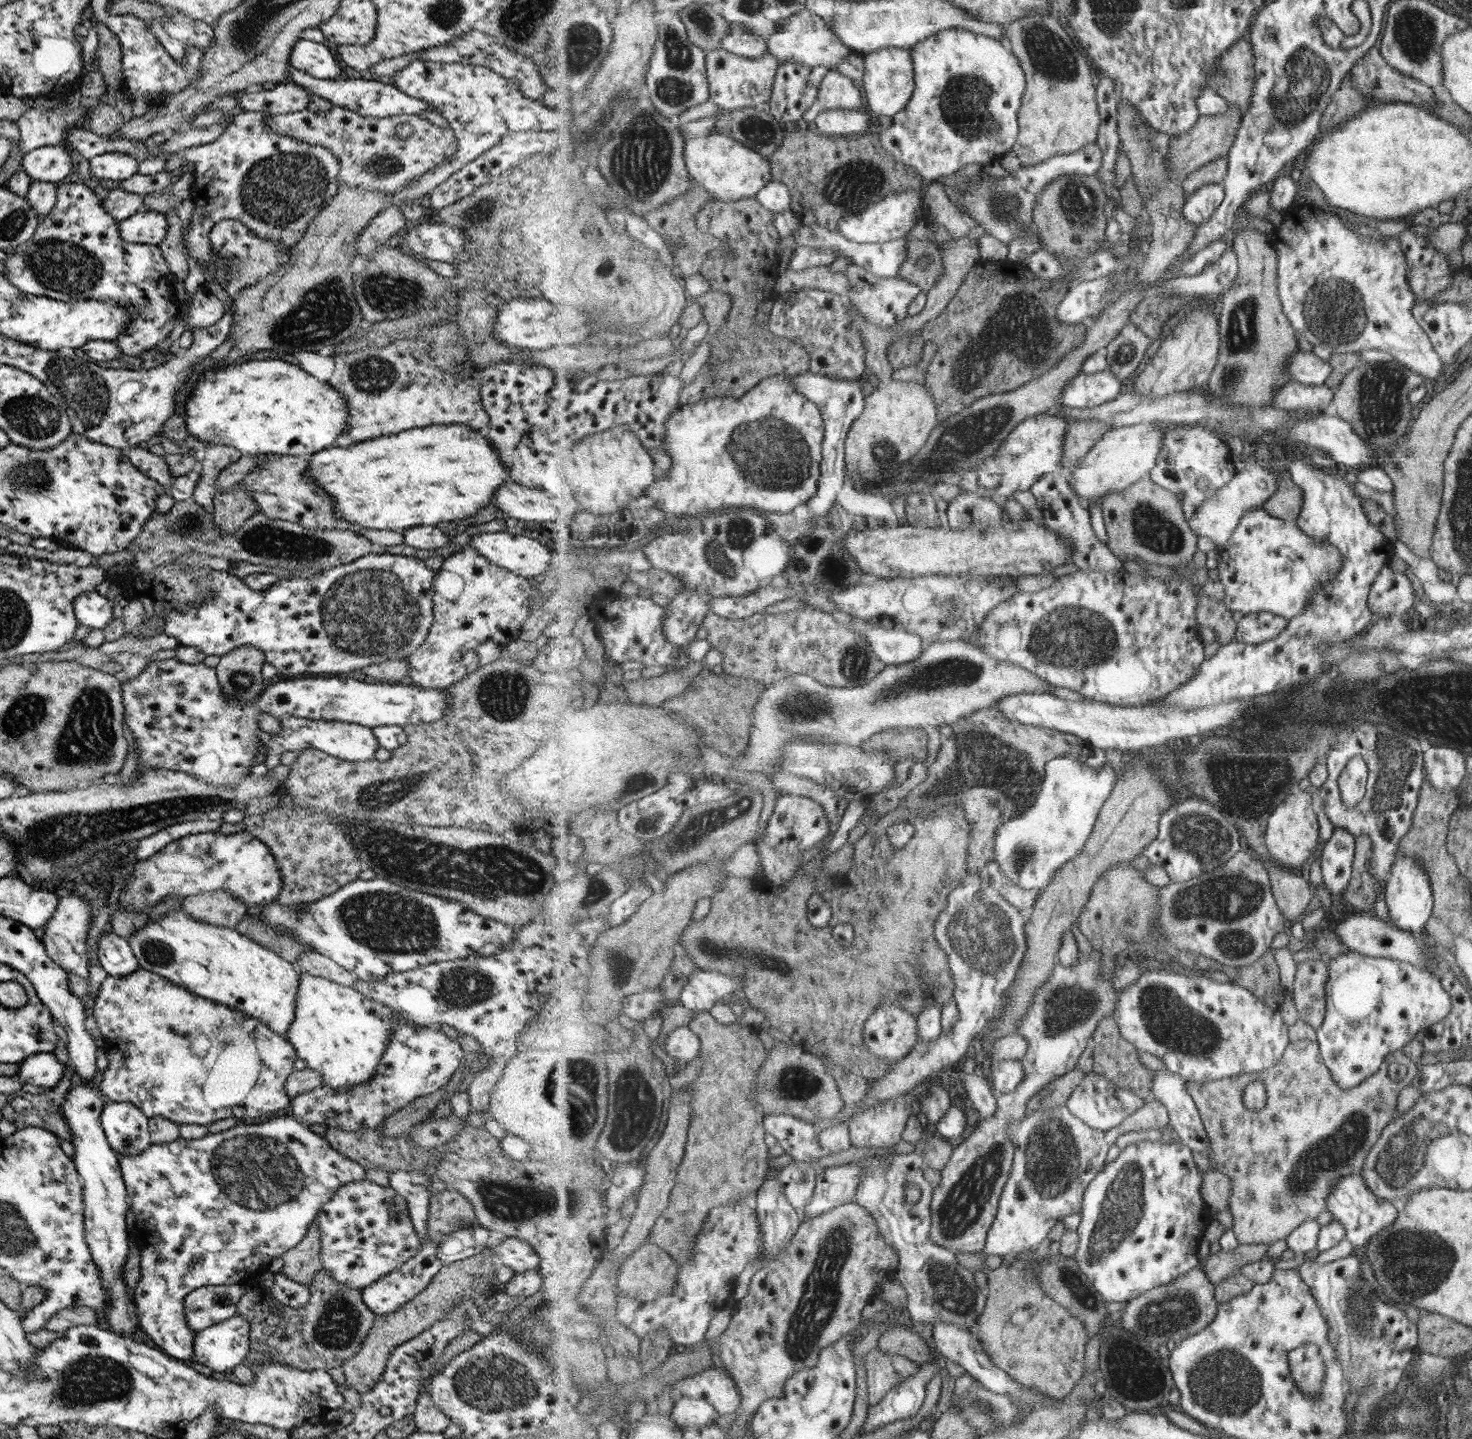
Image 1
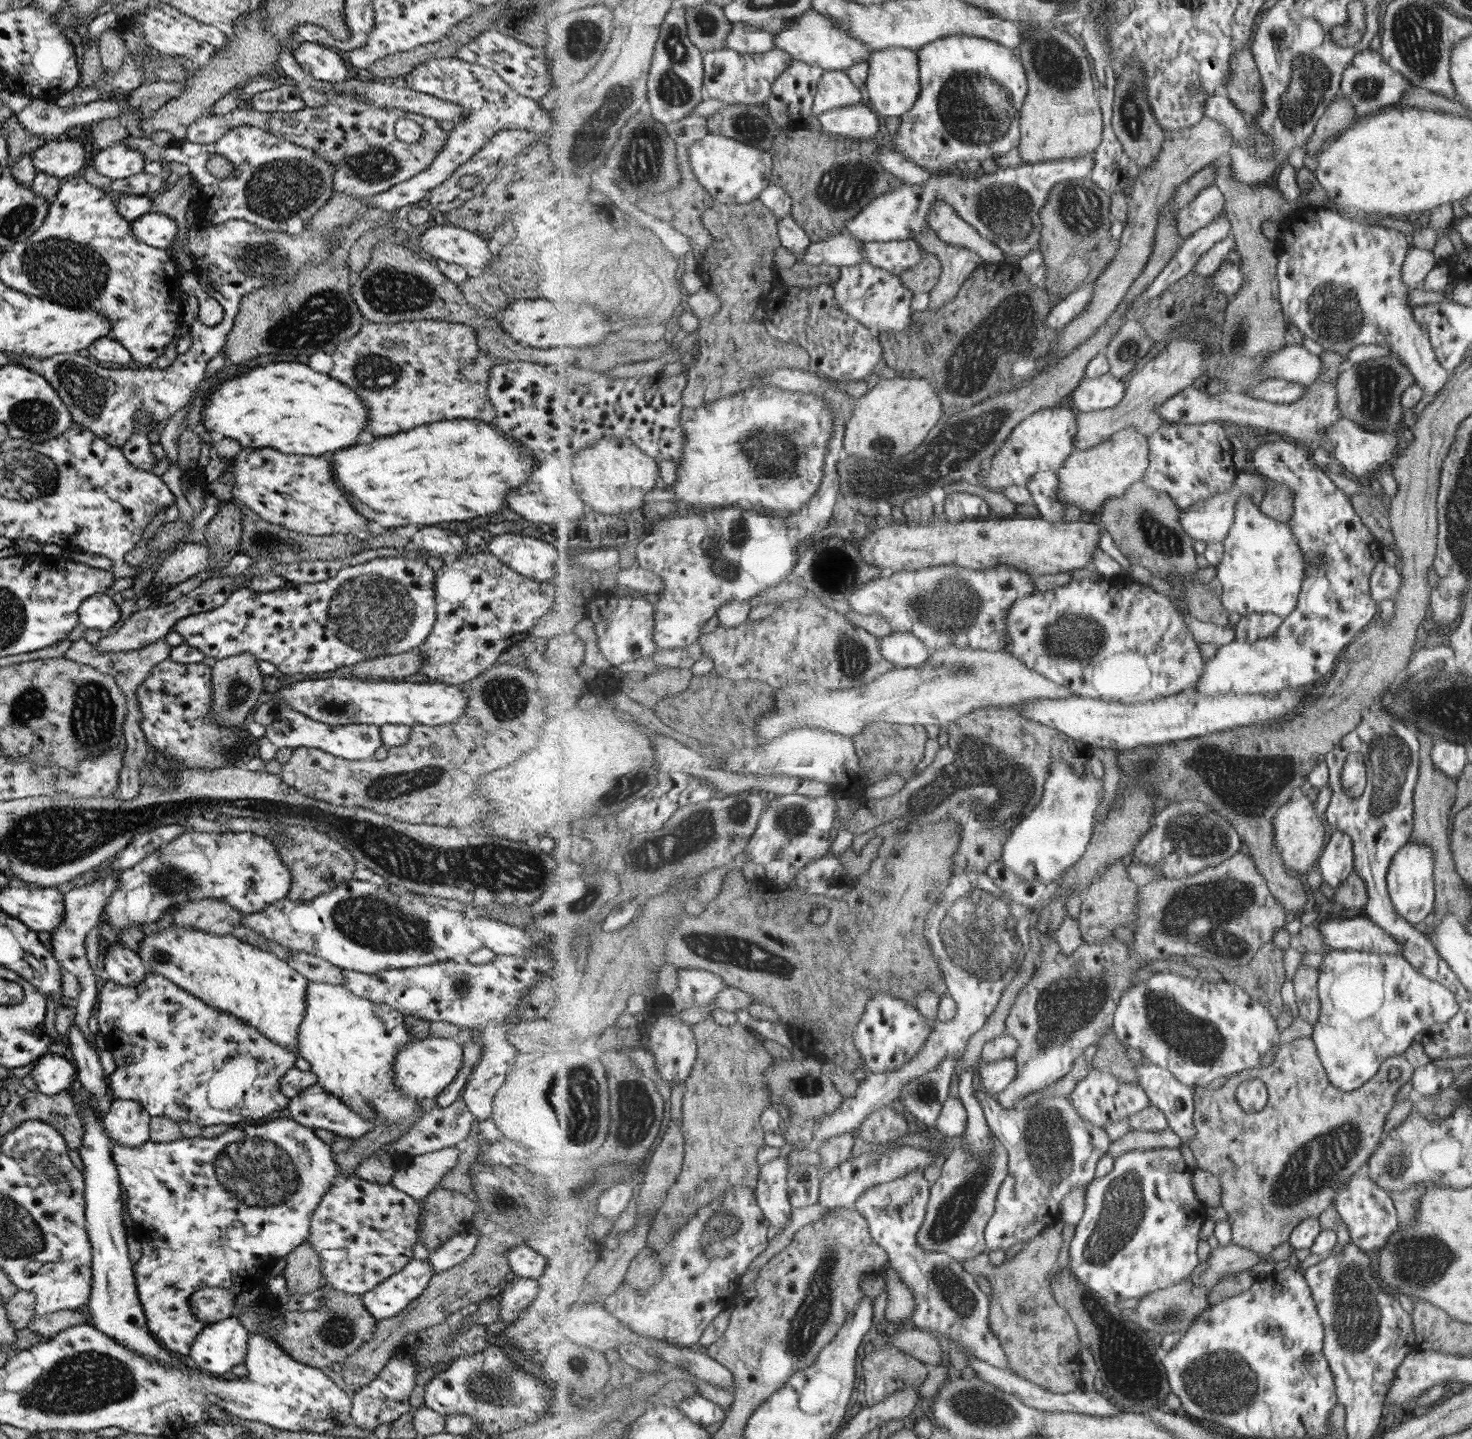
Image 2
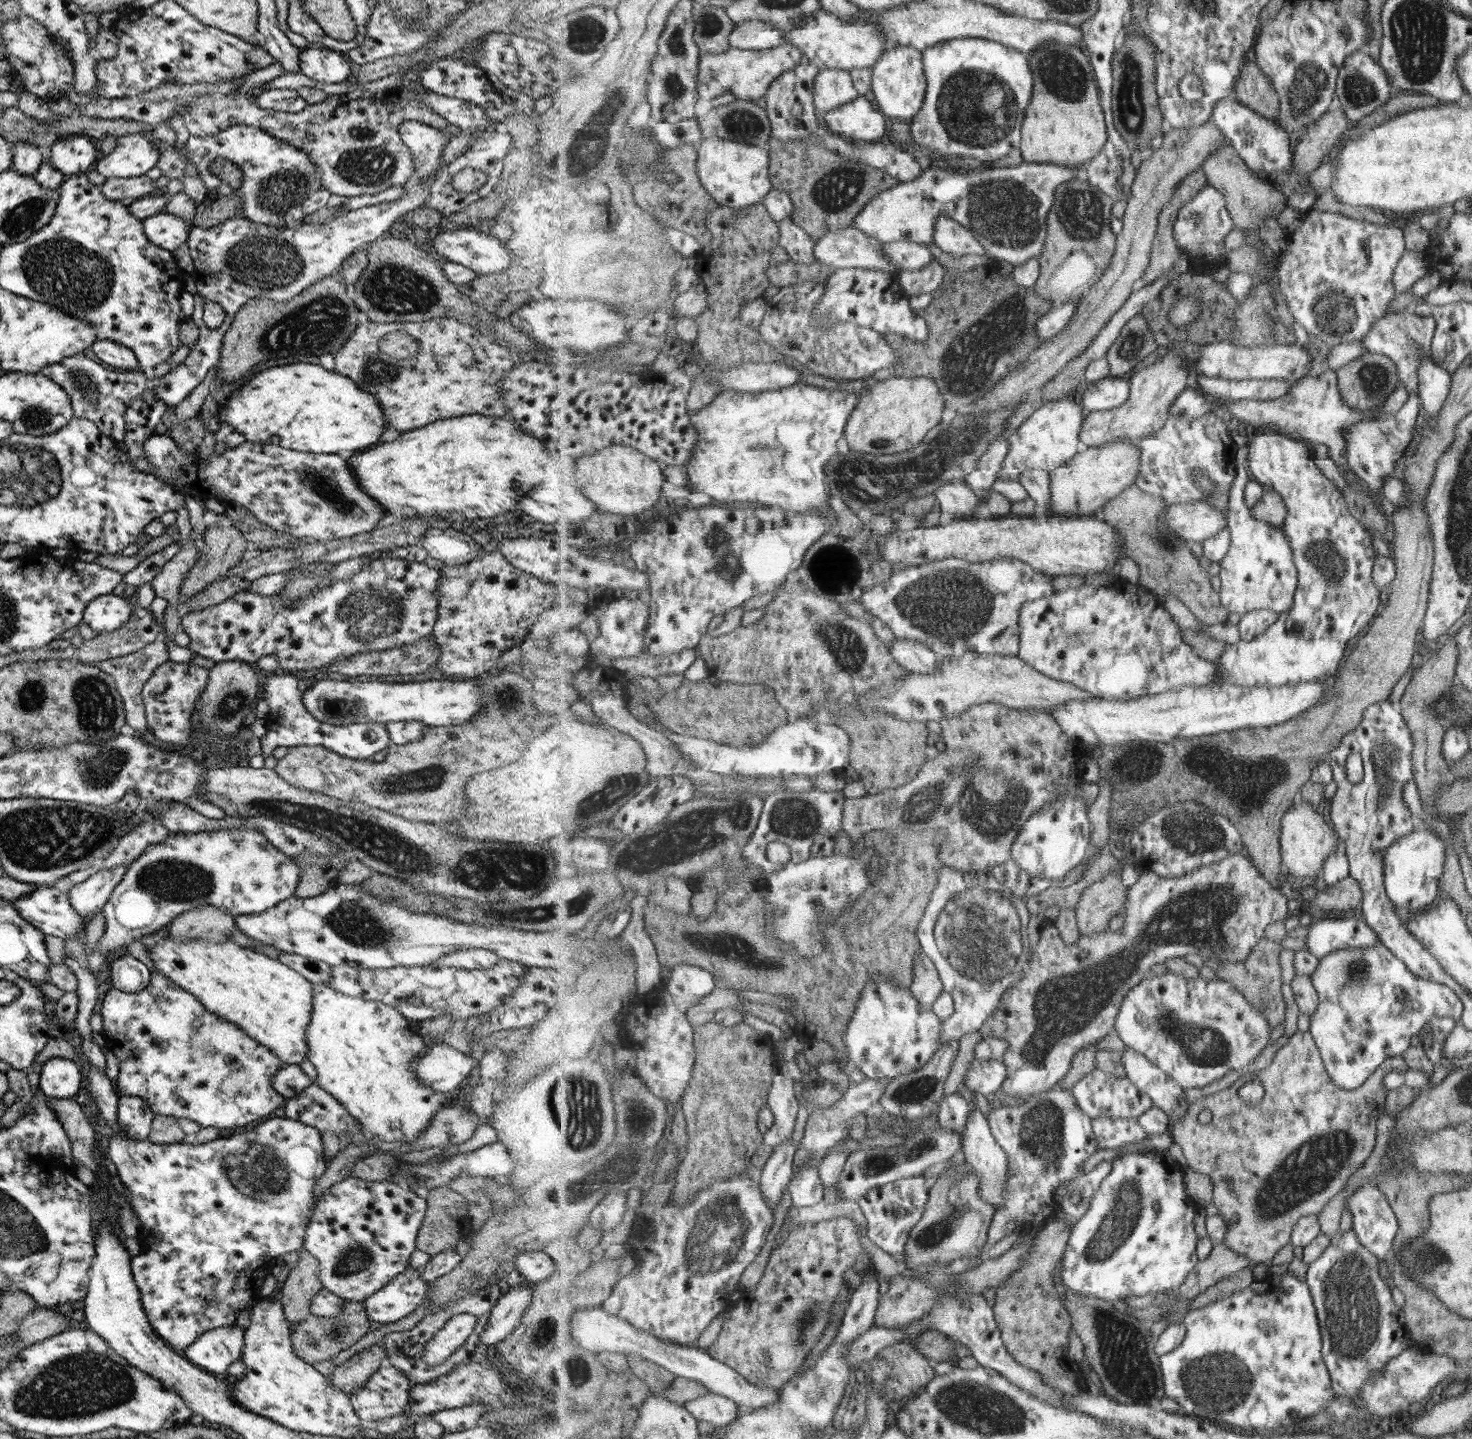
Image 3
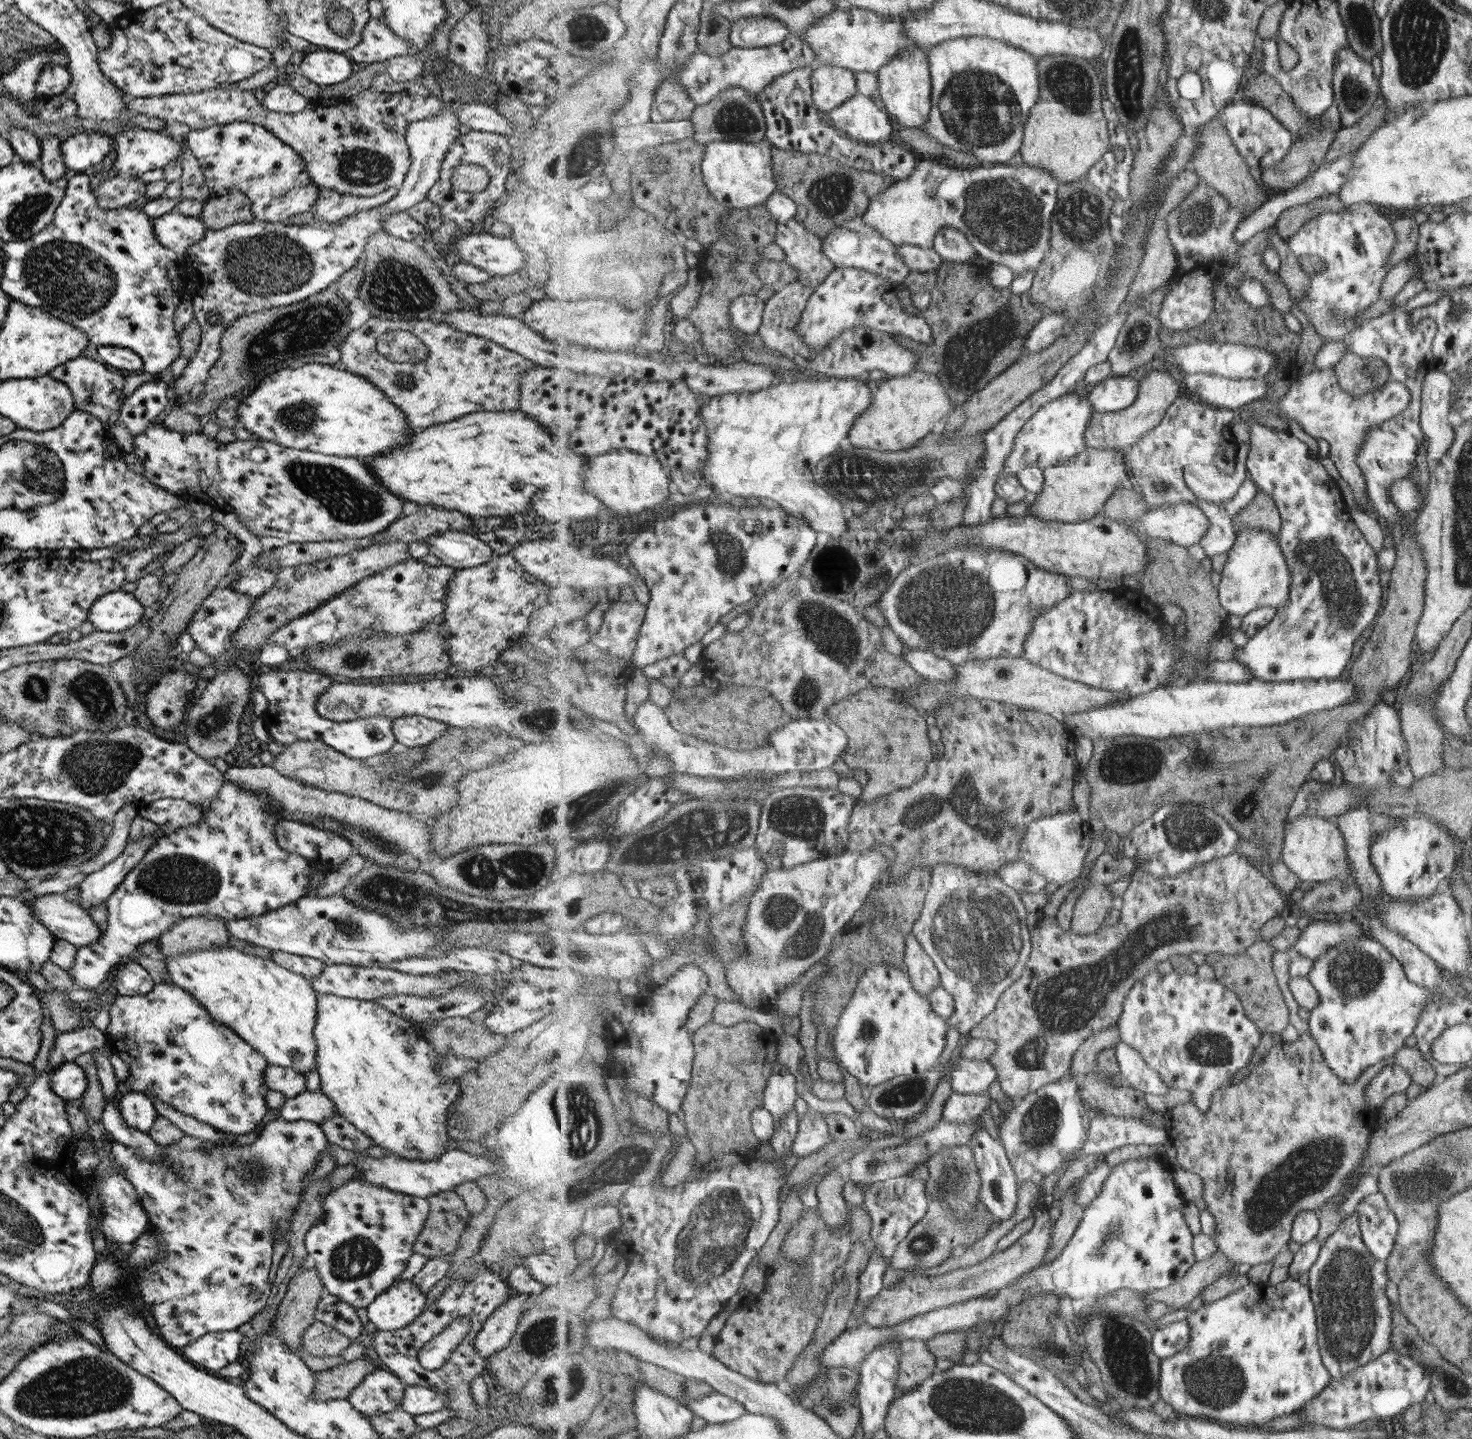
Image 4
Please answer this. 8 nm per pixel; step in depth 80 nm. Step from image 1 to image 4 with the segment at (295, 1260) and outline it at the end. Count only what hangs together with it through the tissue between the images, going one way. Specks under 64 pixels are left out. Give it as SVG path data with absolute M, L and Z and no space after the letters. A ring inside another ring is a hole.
M307 1260L307 1265L305 1265L298 1273L295 1273L289 1280L286 1286L285 1294L279 1302L276 1312L274 1314L273 1323L271 1323L271 1334L279 1336L279 1340L299 1357L302 1364L305 1364L311 1372L325 1372L325 1370L330 1370L339 1364L347 1363L340 1357L317 1357L307 1355L303 1349L301 1349L301 1334L303 1334L303 1329L307 1328L313 1318L313 1313L315 1312L315 1307L321 1298L321 1292L323 1292L323 1285L317 1281L315 1274L316 1266Z

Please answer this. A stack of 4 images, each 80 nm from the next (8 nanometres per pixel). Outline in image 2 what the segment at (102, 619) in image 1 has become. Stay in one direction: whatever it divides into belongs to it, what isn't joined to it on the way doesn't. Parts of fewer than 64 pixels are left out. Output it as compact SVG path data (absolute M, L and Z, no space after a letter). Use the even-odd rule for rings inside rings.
M109 594L91 595L79 603L77 618L85 628L107 632L119 620L119 609Z

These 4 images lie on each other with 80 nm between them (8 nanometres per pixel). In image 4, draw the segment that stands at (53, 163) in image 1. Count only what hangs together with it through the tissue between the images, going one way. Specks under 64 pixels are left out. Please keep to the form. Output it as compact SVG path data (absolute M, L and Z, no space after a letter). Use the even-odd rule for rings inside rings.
M71 131L60 142L59 152L65 168L77 173L101 162L113 144L113 137L98 131Z

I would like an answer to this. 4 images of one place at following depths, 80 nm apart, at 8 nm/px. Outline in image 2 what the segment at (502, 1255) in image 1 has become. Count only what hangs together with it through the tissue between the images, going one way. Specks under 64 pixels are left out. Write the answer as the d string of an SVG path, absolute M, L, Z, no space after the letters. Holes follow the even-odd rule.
M519 1243L506 1250L506 1261L515 1277L535 1279L544 1271L546 1260L527 1244Z

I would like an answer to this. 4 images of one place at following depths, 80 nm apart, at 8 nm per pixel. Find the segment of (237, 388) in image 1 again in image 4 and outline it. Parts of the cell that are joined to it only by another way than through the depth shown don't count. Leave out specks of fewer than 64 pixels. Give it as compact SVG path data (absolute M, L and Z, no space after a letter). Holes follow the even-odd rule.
M303 364L297 368L281 368L263 378L250 394L237 406L237 419L255 439L269 441L294 450L307 450L325 456L343 456L355 459L379 456L385 448L405 444L411 430L405 423L405 415L373 387L369 381L345 370L327 364Z

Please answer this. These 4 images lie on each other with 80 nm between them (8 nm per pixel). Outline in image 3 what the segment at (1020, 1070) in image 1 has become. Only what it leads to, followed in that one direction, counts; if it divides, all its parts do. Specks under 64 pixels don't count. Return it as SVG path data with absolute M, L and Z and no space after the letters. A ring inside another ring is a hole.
M975 1058L963 1076L965 1083L973 1092L982 1095L993 1094L1003 1088L1008 1075L1008 1064L1003 1059L981 1061Z

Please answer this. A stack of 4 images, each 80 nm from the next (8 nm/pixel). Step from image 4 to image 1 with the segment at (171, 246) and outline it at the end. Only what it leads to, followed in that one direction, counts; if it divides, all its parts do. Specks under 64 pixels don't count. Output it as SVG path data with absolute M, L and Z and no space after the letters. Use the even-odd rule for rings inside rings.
M145 208L118 221L118 235L131 244L158 245L165 236L167 221L165 215Z

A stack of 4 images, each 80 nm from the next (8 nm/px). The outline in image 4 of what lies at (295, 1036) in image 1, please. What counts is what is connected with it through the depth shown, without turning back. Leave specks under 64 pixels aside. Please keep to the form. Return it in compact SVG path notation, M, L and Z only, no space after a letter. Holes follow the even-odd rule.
M316 994L317 1013L312 1035L320 1091L334 1104L337 1114L395 1157L428 1161L447 1152L447 1108L456 1100L459 1081L438 1074L438 1053L424 1039L421 1026L388 1012L379 1004L333 994Z

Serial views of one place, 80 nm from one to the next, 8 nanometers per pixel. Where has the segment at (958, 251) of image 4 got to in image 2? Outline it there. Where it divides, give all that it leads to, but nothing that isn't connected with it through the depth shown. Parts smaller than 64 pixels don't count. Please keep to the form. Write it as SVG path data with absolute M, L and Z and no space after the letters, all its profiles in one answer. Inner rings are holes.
M939 199L930 212L928 223L939 233L941 240L958 247L973 249L987 263L1000 262L1007 257L992 240L983 238L972 224L959 216L949 202Z

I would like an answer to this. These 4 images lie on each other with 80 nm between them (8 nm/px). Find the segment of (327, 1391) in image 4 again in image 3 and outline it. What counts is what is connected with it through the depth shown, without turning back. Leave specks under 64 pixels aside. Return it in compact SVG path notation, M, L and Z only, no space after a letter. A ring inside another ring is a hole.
M380 1342L354 1354L349 1360L335 1366L328 1384L335 1390L349 1394L354 1387L363 1385L373 1373L384 1365L385 1348Z

